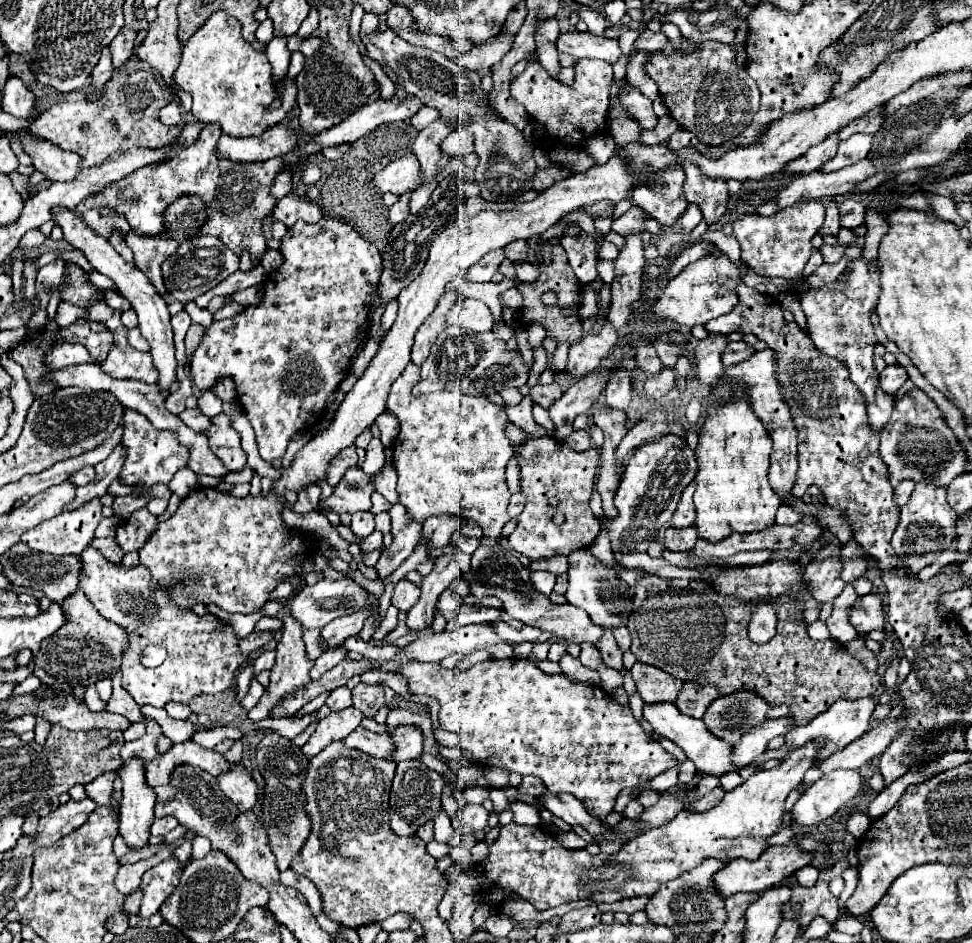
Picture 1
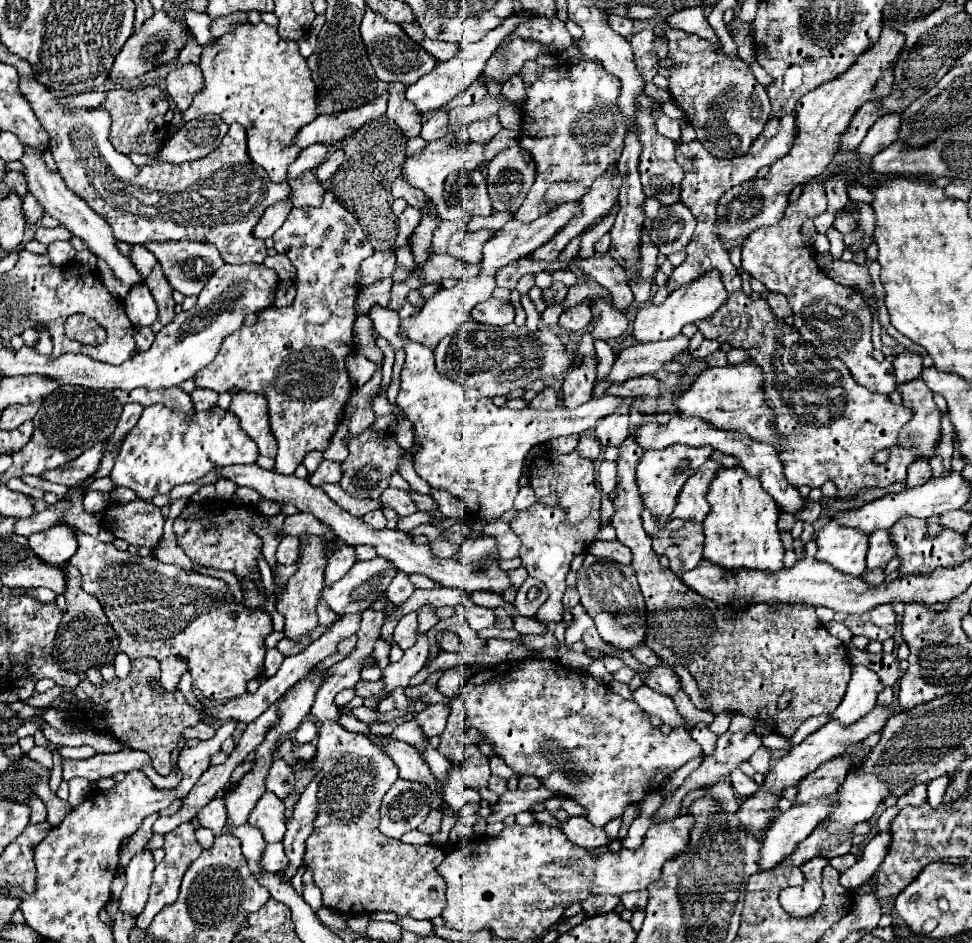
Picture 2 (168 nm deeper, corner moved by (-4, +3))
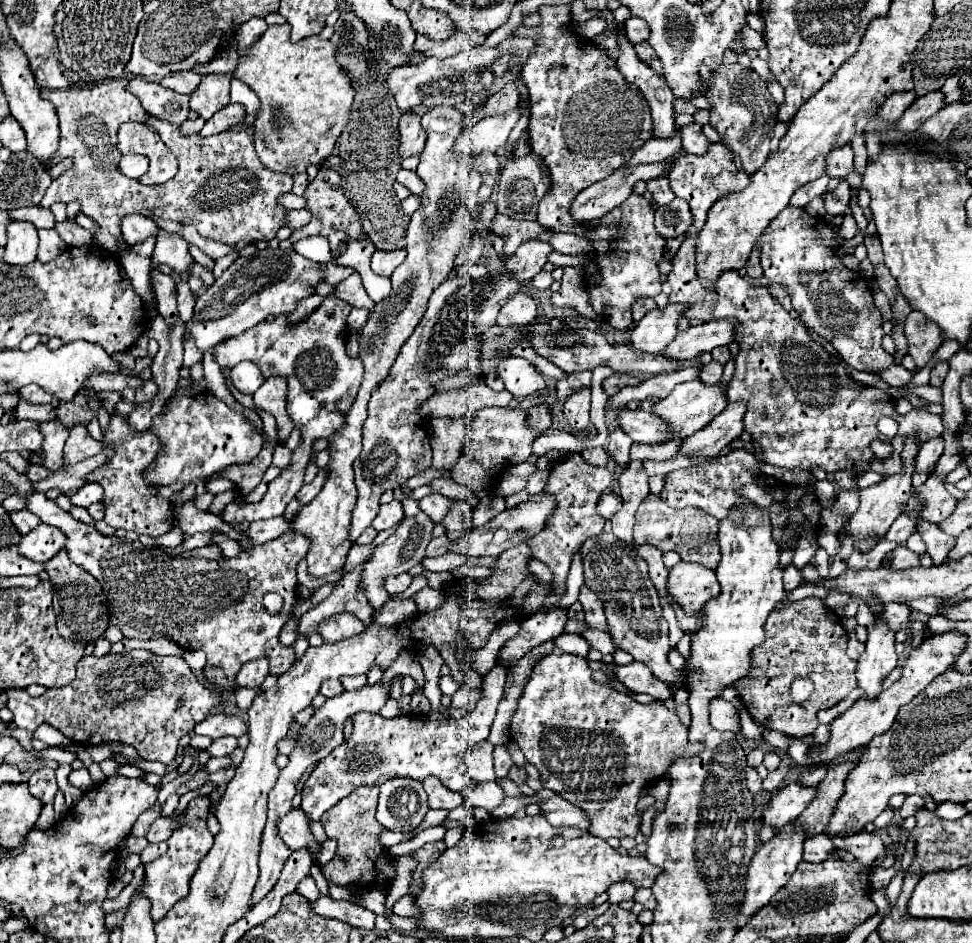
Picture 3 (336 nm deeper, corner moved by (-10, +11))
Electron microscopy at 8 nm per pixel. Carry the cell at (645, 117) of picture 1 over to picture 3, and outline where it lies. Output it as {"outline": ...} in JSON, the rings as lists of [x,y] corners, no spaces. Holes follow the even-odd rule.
{"outline":[[[690,123],[690,125],[680,127],[680,137],[682,137],[682,149],[684,149],[686,153],[694,153],[694,155],[706,153],[706,147],[708,147],[708,143],[710,143],[710,141],[704,137],[702,127],[696,125],[696,123]]]}

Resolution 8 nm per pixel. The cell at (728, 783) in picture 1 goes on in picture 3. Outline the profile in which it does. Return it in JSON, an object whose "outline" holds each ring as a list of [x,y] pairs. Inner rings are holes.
{"outline":[[[747,766],[745,769],[746,783],[751,793],[757,793],[762,789],[762,779],[754,767]]]}

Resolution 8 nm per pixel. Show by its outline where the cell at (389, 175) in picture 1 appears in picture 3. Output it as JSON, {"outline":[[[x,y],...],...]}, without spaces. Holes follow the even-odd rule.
{"outline":[[[514,109],[506,115],[494,115],[482,119],[478,125],[466,129],[458,137],[458,141],[454,143],[454,155],[462,155],[462,153],[480,155],[484,151],[496,153],[498,147],[506,145],[508,135],[516,125],[518,117],[520,117],[520,109]]]}

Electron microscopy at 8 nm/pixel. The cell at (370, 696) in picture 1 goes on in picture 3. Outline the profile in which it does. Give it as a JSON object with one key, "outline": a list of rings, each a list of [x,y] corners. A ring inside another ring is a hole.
{"outline":[[[352,675],[352,677],[342,677],[340,679],[344,689],[346,691],[354,691],[354,689],[360,689],[366,685],[366,675]]]}

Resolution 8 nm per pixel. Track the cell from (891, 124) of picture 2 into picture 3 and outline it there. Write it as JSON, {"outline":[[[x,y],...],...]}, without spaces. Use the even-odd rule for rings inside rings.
{"outline":[[[930,91],[924,97],[918,97],[918,101],[914,101],[914,105],[910,105],[910,109],[906,109],[906,113],[902,113],[902,117],[896,121],[896,129],[902,133],[916,131],[928,117],[942,109],[942,101],[944,95],[940,91]]]}

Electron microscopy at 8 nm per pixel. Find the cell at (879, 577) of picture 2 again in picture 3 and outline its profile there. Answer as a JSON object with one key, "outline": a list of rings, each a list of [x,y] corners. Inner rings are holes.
{"outline":[[[896,547],[886,563],[890,569],[908,569],[920,565],[920,555],[912,553],[908,547]]]}

